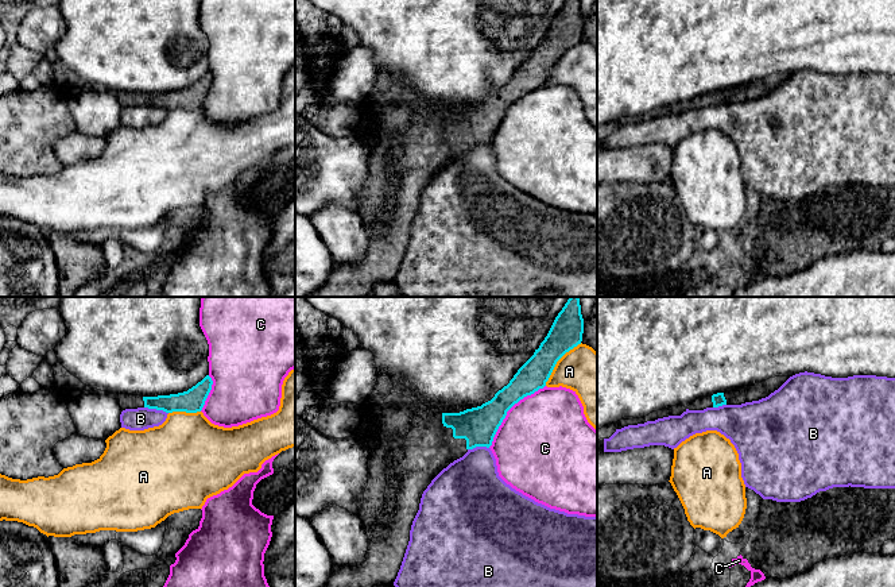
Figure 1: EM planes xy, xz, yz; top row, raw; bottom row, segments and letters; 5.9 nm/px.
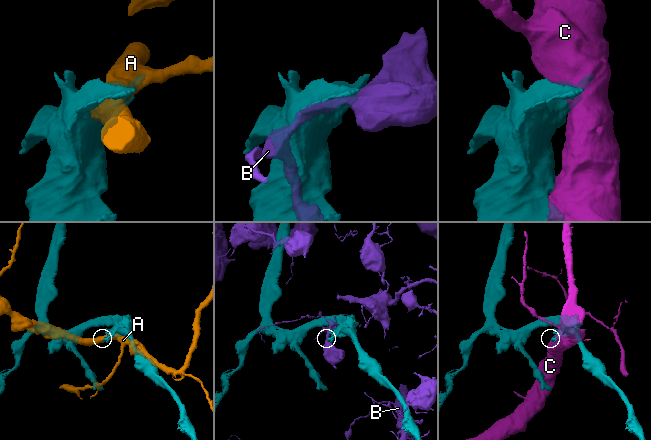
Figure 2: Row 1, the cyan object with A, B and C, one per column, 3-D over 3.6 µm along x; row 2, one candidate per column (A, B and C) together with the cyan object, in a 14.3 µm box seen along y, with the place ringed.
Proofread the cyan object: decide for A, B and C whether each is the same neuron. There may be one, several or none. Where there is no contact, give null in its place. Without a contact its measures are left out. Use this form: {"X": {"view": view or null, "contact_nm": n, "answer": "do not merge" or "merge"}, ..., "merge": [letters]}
{"A": {"view": "xz", "contact_nm": 340, "answer": "do not merge"}, "B": {"view": "xy", "contact_nm": 150, "answer": "do not merge"}, "C": {"view": "xz", "contact_nm": 500, "answer": "do not merge"}, "merge": []}

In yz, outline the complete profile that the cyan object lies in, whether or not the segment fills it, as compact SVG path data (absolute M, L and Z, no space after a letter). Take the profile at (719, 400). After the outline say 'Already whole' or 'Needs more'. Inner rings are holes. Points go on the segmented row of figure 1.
M775 376L752 386L743 386L733 391L717 393L710 397L701 397L690 403L686 409L704 410L706 408L741 405L745 402L759 401L778 390L787 379L787 376Z. Needs more

